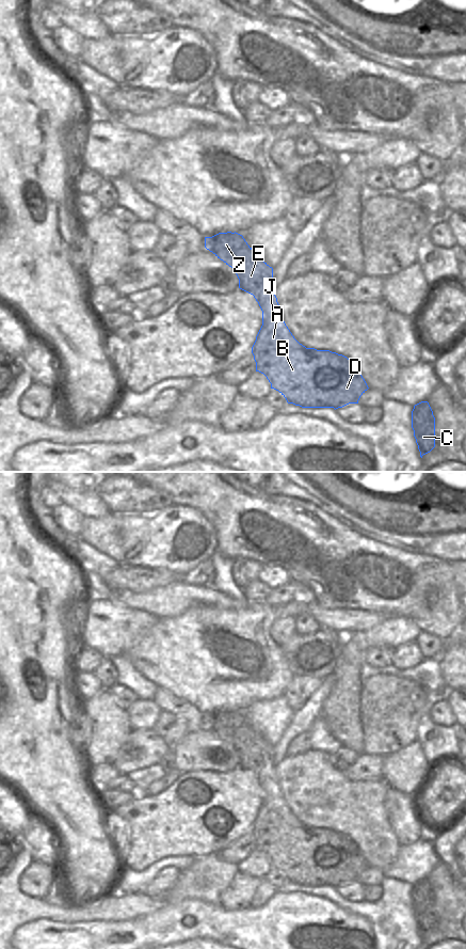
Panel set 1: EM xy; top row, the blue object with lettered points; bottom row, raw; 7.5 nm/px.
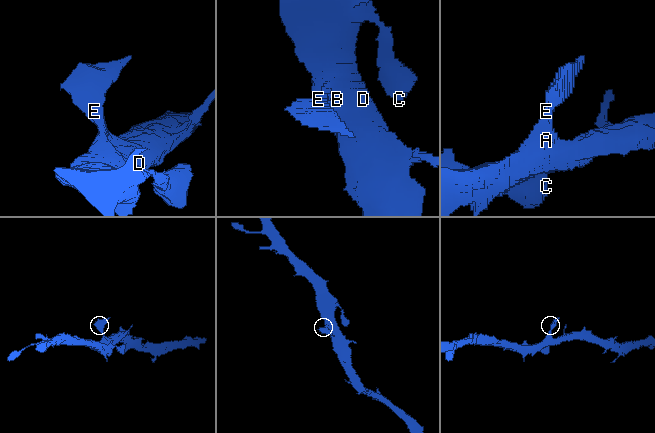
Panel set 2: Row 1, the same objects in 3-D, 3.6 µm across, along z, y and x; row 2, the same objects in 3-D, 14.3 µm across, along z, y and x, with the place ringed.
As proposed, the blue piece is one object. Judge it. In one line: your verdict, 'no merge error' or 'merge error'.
no merge error

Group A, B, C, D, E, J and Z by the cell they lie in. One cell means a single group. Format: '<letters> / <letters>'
A B C D E J Z

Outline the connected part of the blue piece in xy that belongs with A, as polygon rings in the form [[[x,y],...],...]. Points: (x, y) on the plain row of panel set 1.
[[[236,710],[219,711],[212,715],[205,715],[205,726],[235,748],[239,757],[239,766],[253,773],[262,789],[262,804],[252,825],[252,832],[256,840],[256,850],[267,855],[271,867],[278,869],[288,882],[302,886],[334,886],[336,888],[349,882],[358,882],[360,874],[369,866],[356,843],[342,833],[330,828],[306,826],[294,817],[279,789],[273,763],[273,746],[247,723],[243,714]]]

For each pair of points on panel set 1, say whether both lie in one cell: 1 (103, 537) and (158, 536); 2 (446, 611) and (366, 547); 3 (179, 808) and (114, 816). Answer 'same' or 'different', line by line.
1: same
2: same
3: same

